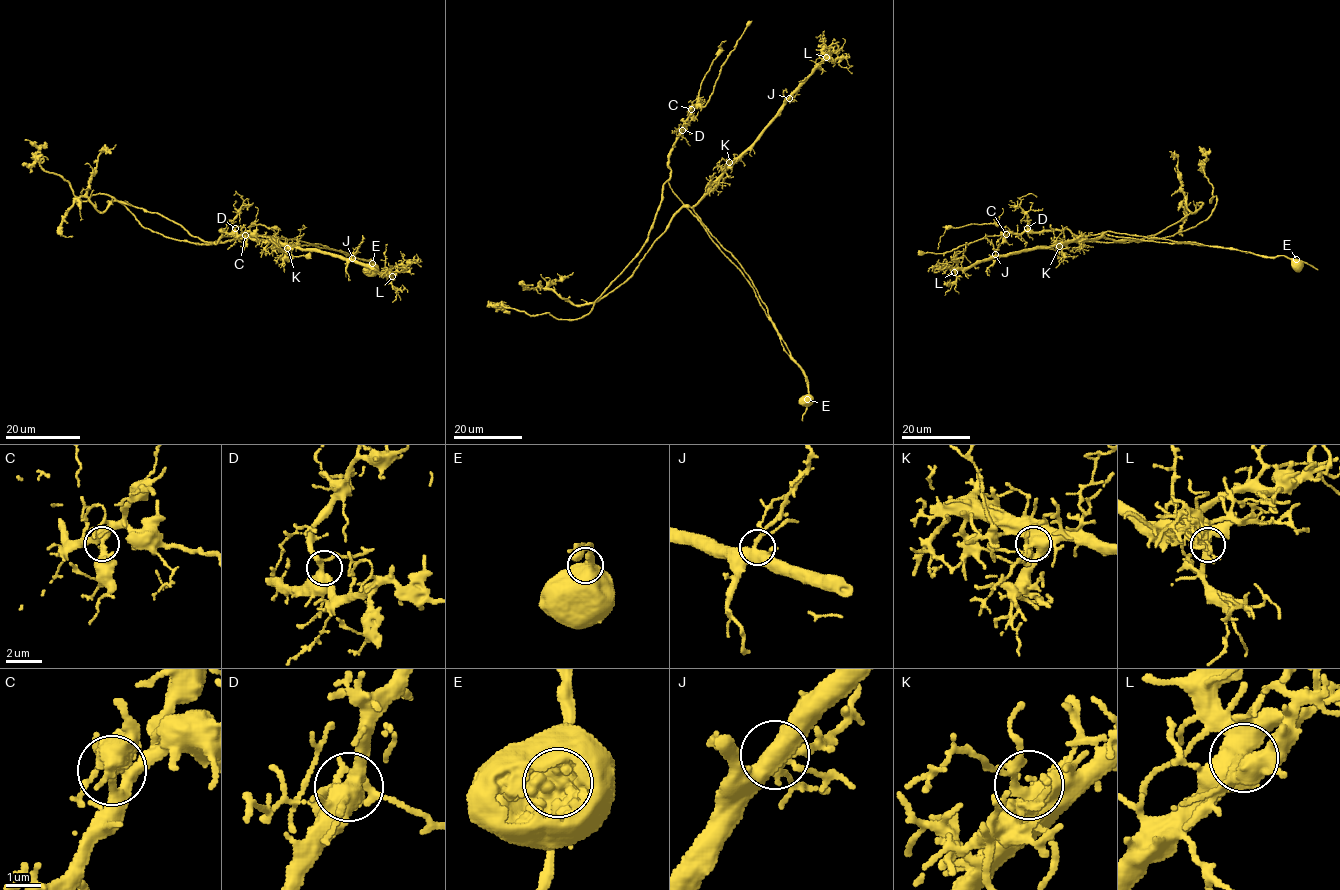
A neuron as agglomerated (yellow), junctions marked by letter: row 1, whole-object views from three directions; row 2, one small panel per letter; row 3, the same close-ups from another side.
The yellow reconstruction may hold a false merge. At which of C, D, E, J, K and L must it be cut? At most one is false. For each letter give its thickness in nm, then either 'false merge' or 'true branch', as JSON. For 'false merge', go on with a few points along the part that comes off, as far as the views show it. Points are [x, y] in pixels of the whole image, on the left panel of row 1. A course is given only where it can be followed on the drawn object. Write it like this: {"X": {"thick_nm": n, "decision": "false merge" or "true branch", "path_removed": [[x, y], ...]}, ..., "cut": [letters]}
{"C": {"thick_nm": 320, "decision": "true branch"}, "D": {"thick_nm": 360, "decision": "true branch"}, "E": {"thick_nm": 1100, "decision": "false merge", "path_removed": [[372, 263], [319, 244], [249, 232], [204, 242], [119, 201], [100, 212], [87, 190], [98, 156], [116, 145]]}, "J": {"thick_nm": 420, "decision": "true branch"}, "K": {"thick_nm": 480, "decision": "true branch"}, "L": {"thick_nm": 550, "decision": "true branch"}, "cut": ["E"]}

